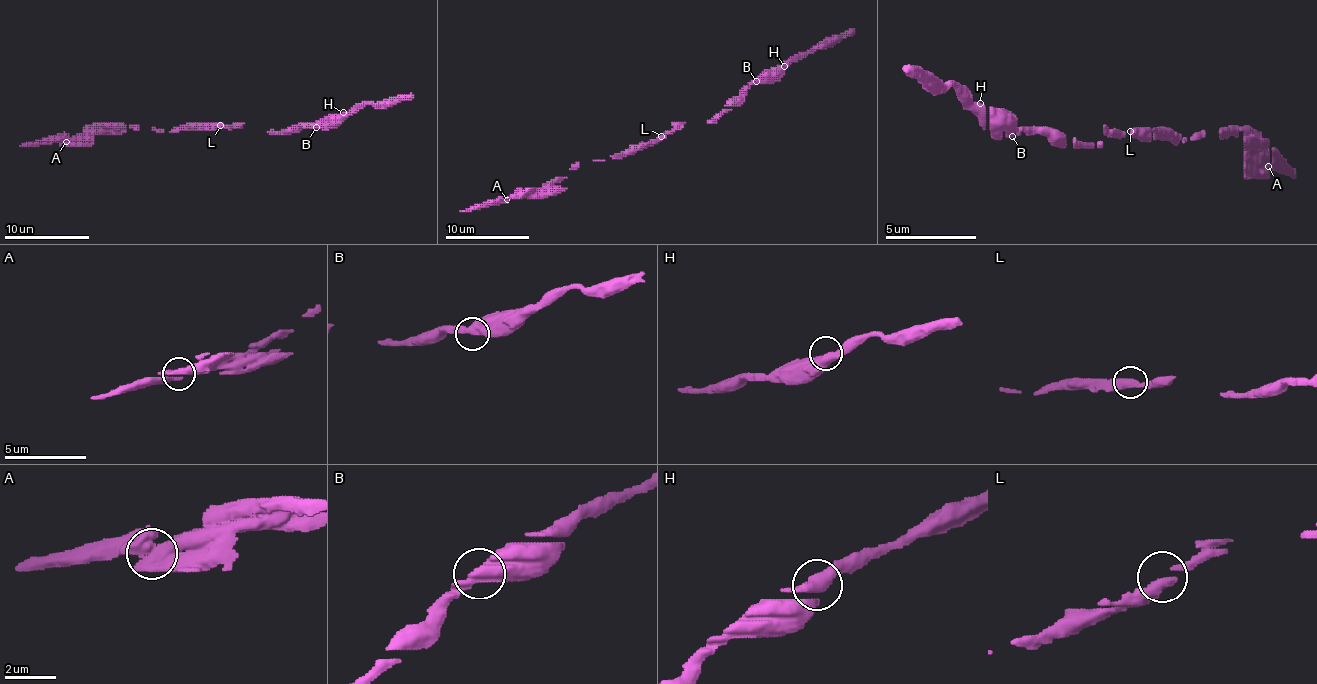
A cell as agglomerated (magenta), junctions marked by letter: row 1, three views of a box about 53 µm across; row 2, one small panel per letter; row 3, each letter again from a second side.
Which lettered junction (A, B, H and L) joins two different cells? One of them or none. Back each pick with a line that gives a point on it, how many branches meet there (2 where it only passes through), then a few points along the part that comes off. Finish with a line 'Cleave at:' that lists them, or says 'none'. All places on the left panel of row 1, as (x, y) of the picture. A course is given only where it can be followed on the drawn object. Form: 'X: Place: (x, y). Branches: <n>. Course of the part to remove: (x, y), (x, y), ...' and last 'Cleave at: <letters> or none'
A: Place: (66, 142). Branches: 2. Course of the part to remove: (66, 142), (83, 140), (93, 134), (117, 134), (125, 130)
Cleave at: A

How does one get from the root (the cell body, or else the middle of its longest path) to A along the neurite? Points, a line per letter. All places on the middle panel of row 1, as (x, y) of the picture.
A: (663, 138), (631, 145), (604, 160), (576, 163), (566, 178), (556, 178), (543, 188), (507, 199)

